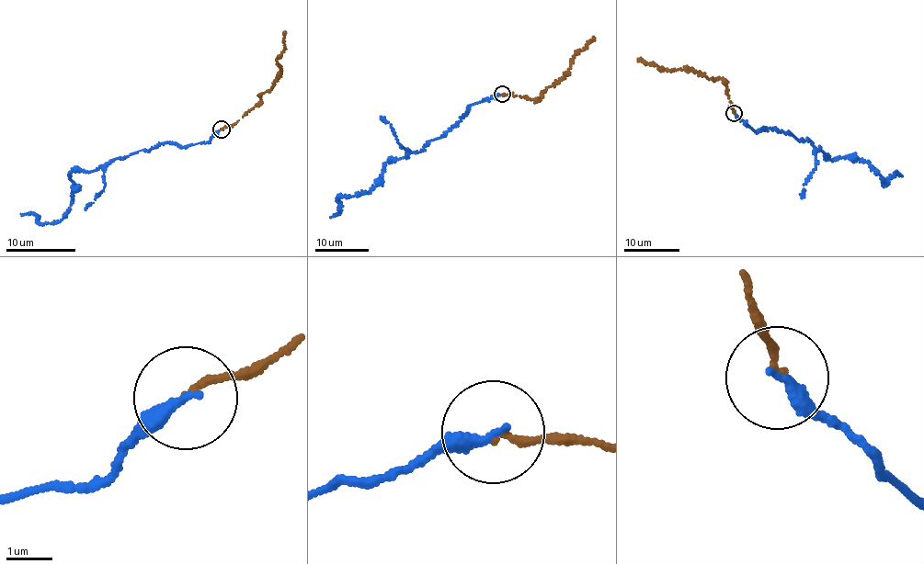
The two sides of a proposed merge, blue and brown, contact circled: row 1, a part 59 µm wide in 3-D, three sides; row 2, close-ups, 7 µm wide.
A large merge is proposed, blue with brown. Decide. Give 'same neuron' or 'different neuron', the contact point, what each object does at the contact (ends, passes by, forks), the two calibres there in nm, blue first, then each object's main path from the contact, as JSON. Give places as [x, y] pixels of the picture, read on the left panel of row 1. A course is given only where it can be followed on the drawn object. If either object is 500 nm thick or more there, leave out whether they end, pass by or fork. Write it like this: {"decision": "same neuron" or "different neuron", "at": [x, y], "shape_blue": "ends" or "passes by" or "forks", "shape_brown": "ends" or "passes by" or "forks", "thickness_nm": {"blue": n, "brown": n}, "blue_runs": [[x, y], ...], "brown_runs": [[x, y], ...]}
{"decision": "same neuron", "at": [222, 129], "shape_blue": "ends", "shape_brown": "ends", "thickness_nm": {"blue": 280, "brown": 150}, "blue_runs": [[222, 129], [210, 140], [169, 142], [72, 172], [70, 206], [59, 221], [20, 213]], "brown_runs": [[222, 129], [235, 124], [259, 104], [257, 95], [271, 90], [281, 71], [277, 62], [284, 49], [285, 31]]}

